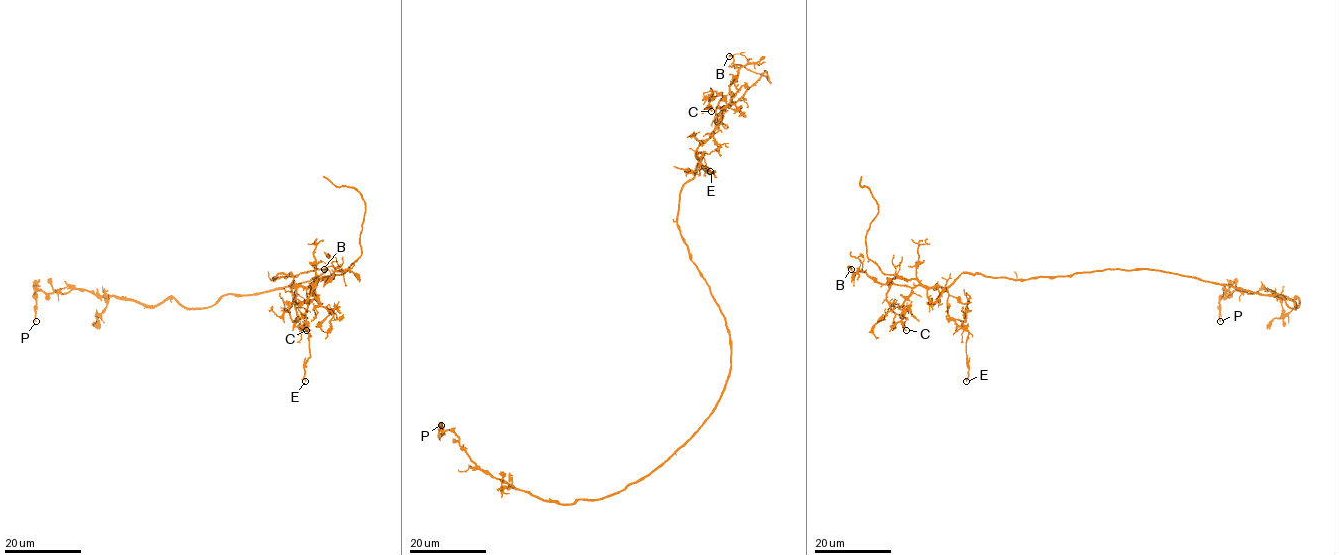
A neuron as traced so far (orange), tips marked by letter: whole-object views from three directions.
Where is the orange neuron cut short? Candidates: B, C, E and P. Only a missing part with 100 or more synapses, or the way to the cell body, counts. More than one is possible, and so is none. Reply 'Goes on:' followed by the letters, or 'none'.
Goes on: none

